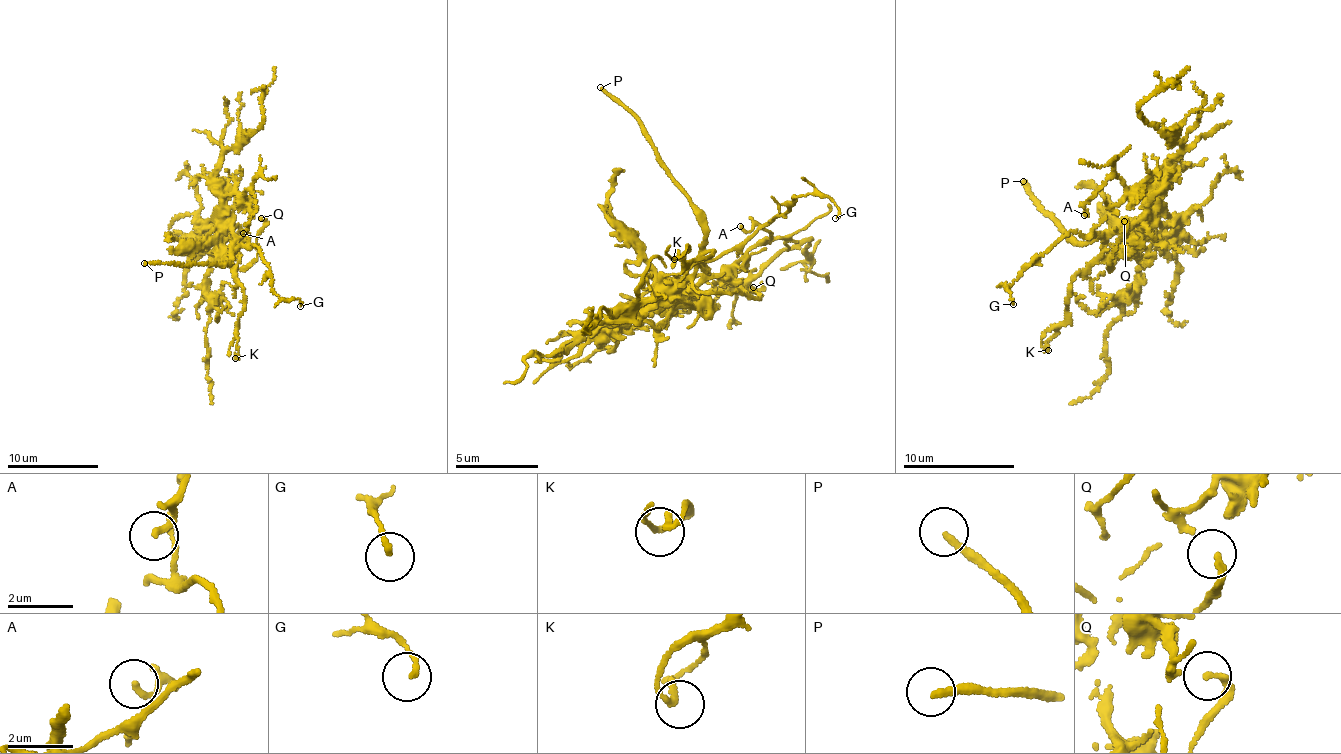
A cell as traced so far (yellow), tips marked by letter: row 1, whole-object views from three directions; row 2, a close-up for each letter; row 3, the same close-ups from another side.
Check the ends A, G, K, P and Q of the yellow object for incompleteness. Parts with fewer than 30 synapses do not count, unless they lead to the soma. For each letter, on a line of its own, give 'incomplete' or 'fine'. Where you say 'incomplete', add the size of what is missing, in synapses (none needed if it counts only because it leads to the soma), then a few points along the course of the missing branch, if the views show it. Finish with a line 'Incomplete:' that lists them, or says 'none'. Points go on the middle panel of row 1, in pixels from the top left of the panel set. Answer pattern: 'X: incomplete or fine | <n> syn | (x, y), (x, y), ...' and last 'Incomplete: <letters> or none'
A: fine
G: fine
K: fine
P: incomplete
Q: fine
Incomplete: P

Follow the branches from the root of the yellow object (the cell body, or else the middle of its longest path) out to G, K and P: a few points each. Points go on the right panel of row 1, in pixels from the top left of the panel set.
G: (1154, 215), (1111, 231), (1103, 238), (1065, 233), (1013, 281), (1007, 291), (1013, 304)
K: (1154, 215), (1072, 279), (1065, 321), (1041, 339), (1048, 350)
P: (1154, 215), (1139, 218), (1116, 231), (1100, 232), (1085, 243), (1070, 241), (1038, 208), (1023, 181)

